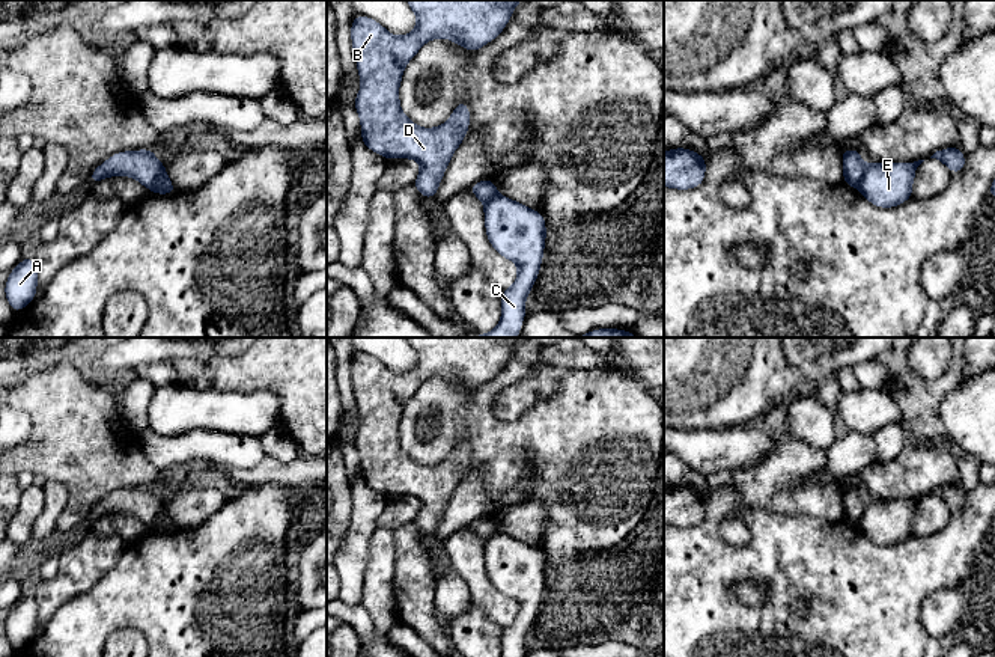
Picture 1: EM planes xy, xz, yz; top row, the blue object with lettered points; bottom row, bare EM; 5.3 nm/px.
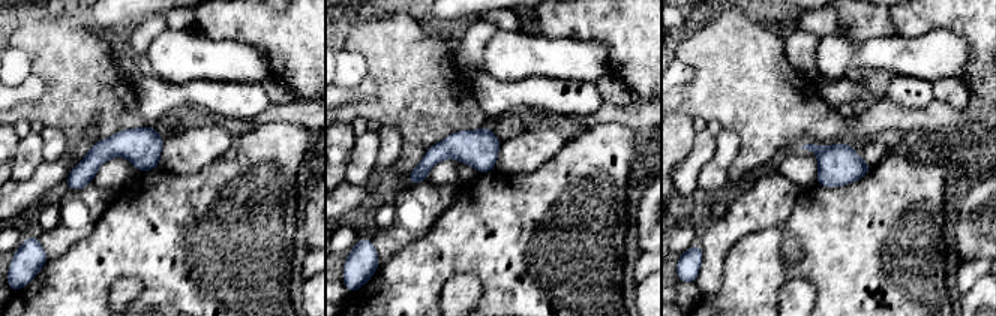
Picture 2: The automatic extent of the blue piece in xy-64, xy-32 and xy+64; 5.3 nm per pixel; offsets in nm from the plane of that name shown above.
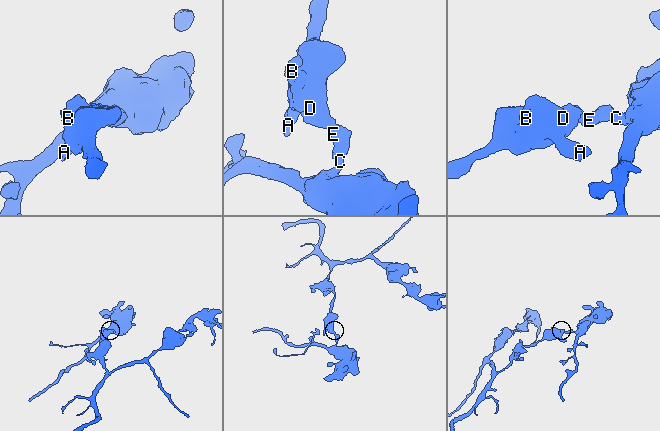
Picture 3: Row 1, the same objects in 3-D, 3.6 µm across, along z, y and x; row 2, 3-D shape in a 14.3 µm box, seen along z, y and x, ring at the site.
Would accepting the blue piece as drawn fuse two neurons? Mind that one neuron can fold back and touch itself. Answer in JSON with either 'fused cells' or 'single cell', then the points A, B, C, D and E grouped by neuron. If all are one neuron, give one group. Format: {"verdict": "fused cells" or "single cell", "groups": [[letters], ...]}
{"verdict": "fused cells", "groups": [["A", "B", "D"], ["C", "E"]]}

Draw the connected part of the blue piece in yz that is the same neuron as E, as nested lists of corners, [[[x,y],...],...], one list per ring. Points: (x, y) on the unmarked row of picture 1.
[[[924,497],[914,500],[870,500],[866,511],[860,520],[858,527],[861,532],[875,544],[879,545],[894,545],[905,541],[912,535],[912,521],[915,515],[917,505]]]

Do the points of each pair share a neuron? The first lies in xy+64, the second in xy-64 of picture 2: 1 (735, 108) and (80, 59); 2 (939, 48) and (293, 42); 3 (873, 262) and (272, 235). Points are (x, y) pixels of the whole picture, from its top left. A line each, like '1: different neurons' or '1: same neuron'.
1: same neuron
2: different neurons
3: same neuron

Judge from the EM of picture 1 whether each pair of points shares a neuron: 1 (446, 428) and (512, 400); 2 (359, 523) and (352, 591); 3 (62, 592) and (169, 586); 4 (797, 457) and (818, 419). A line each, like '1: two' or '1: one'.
1: two
2: one
3: two
4: two

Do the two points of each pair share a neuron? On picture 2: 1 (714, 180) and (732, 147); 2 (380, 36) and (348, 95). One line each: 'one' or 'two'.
1: one
2: two

